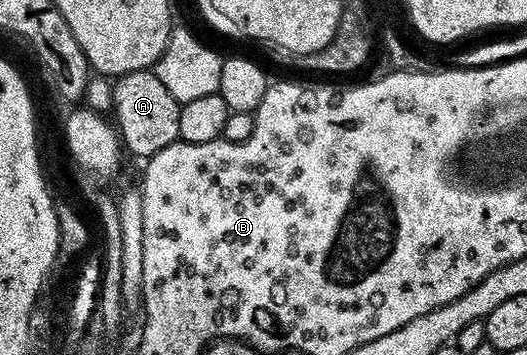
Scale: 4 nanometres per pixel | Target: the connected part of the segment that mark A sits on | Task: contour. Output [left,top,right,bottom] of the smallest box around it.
[113,69,180,159]

